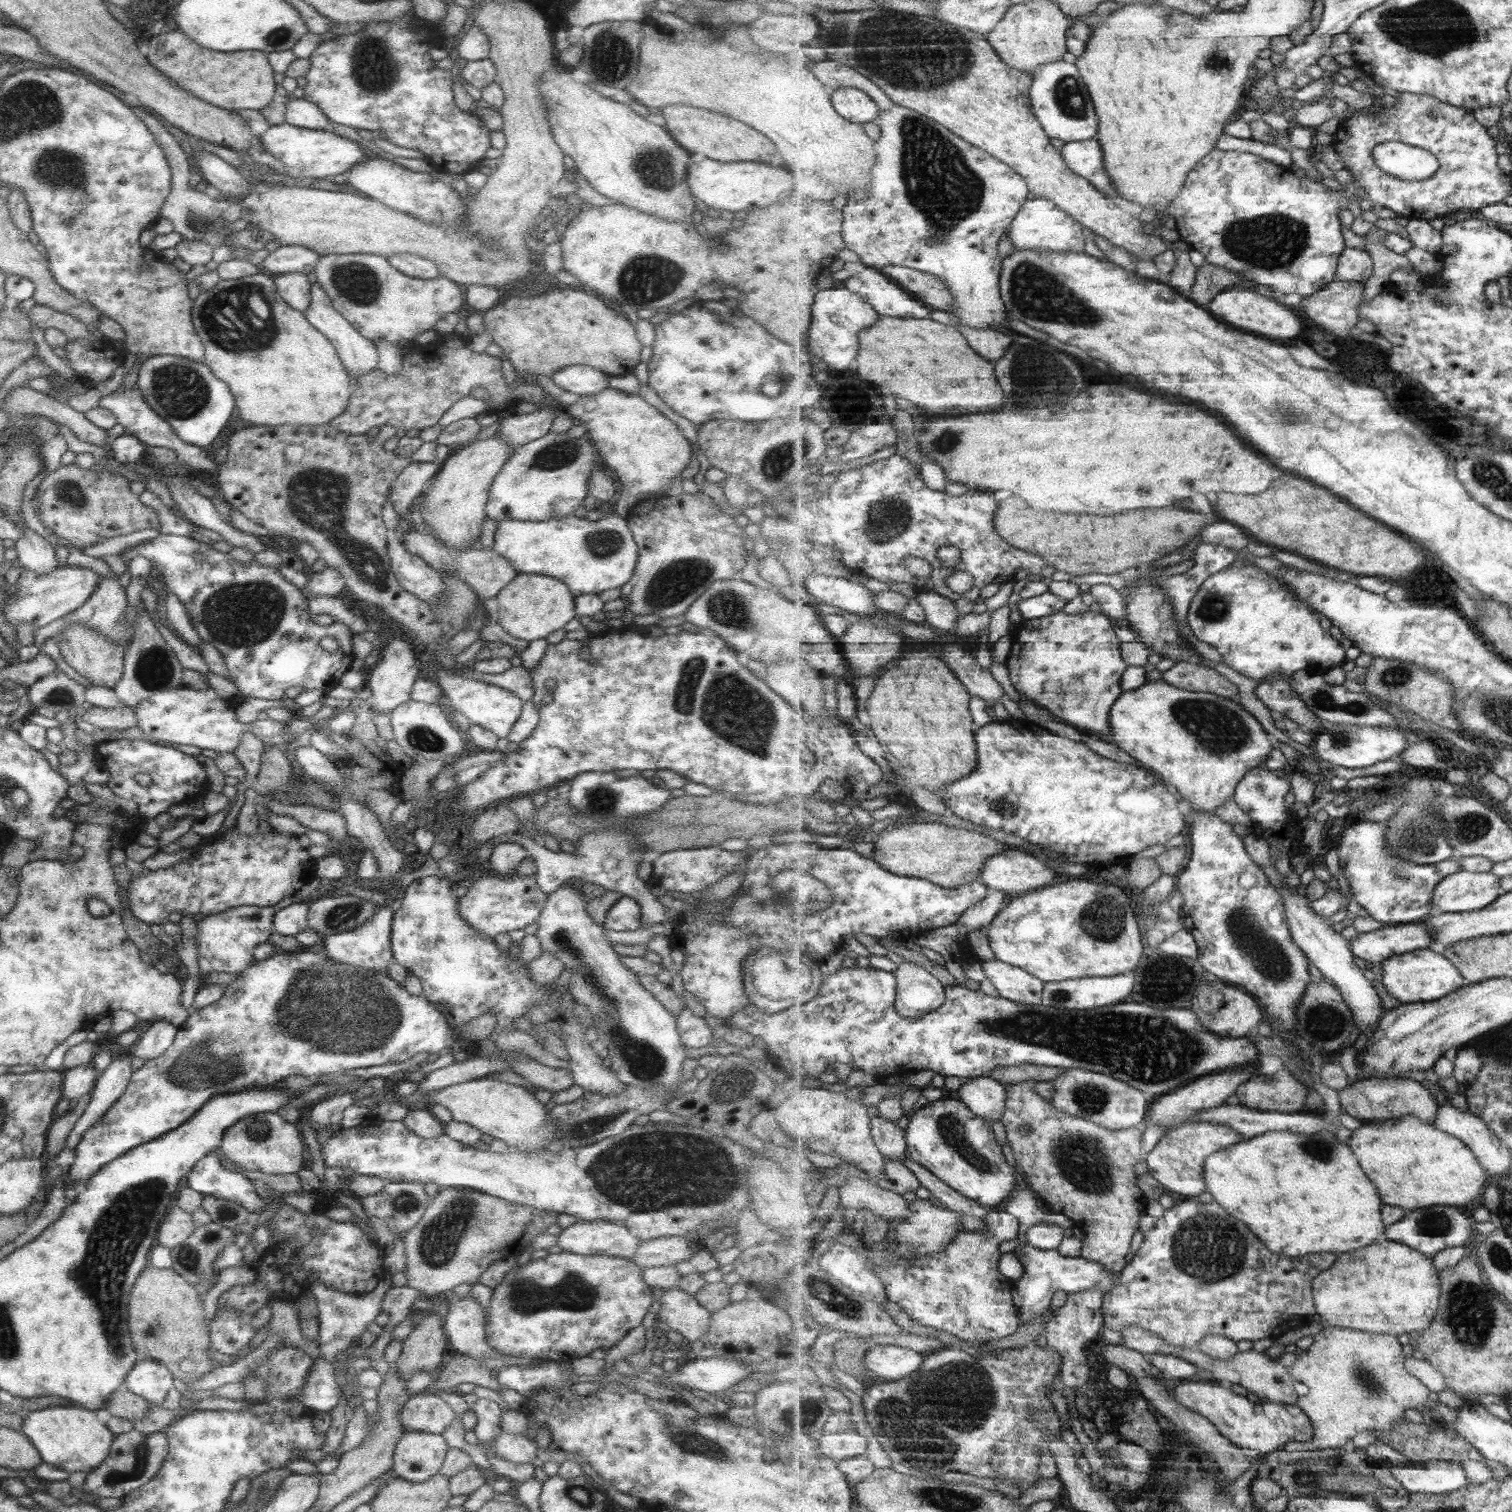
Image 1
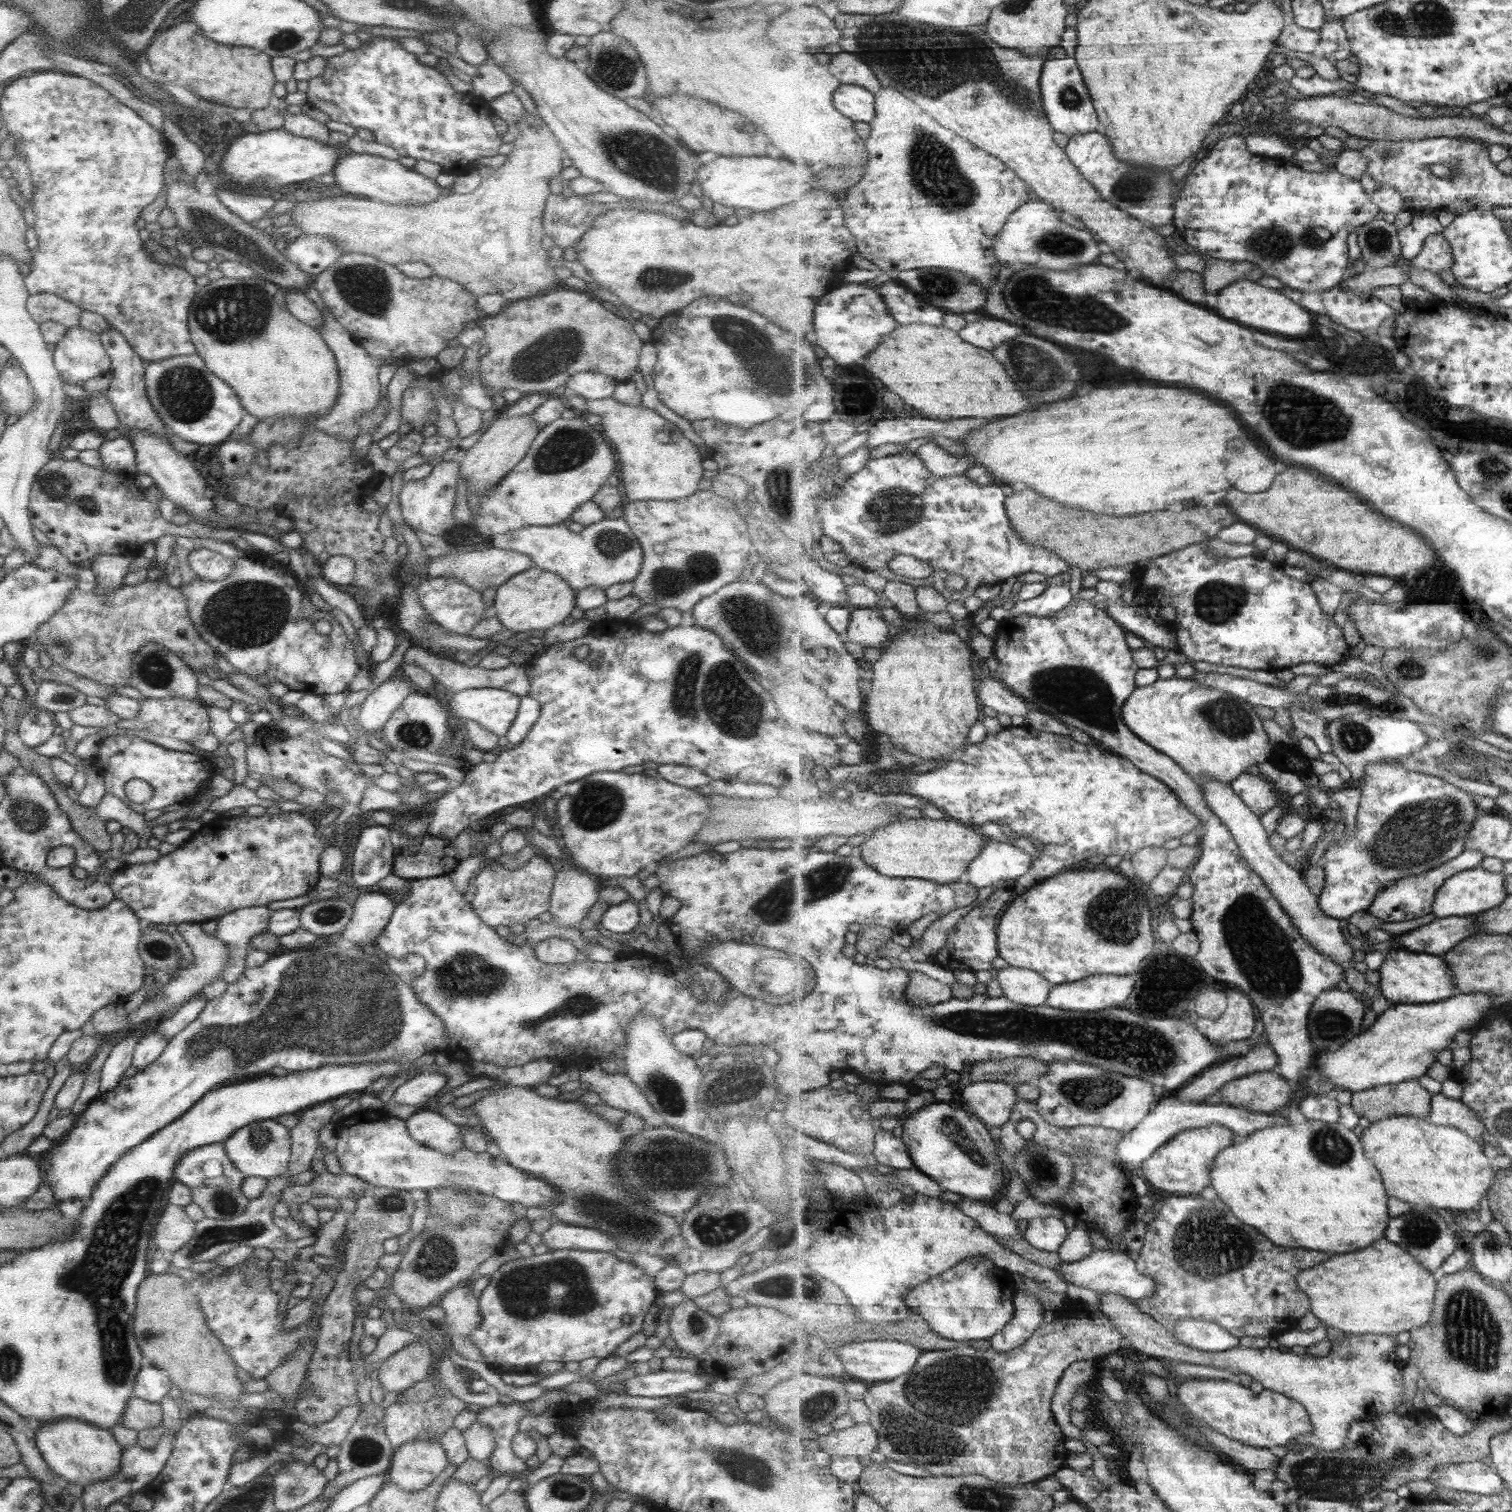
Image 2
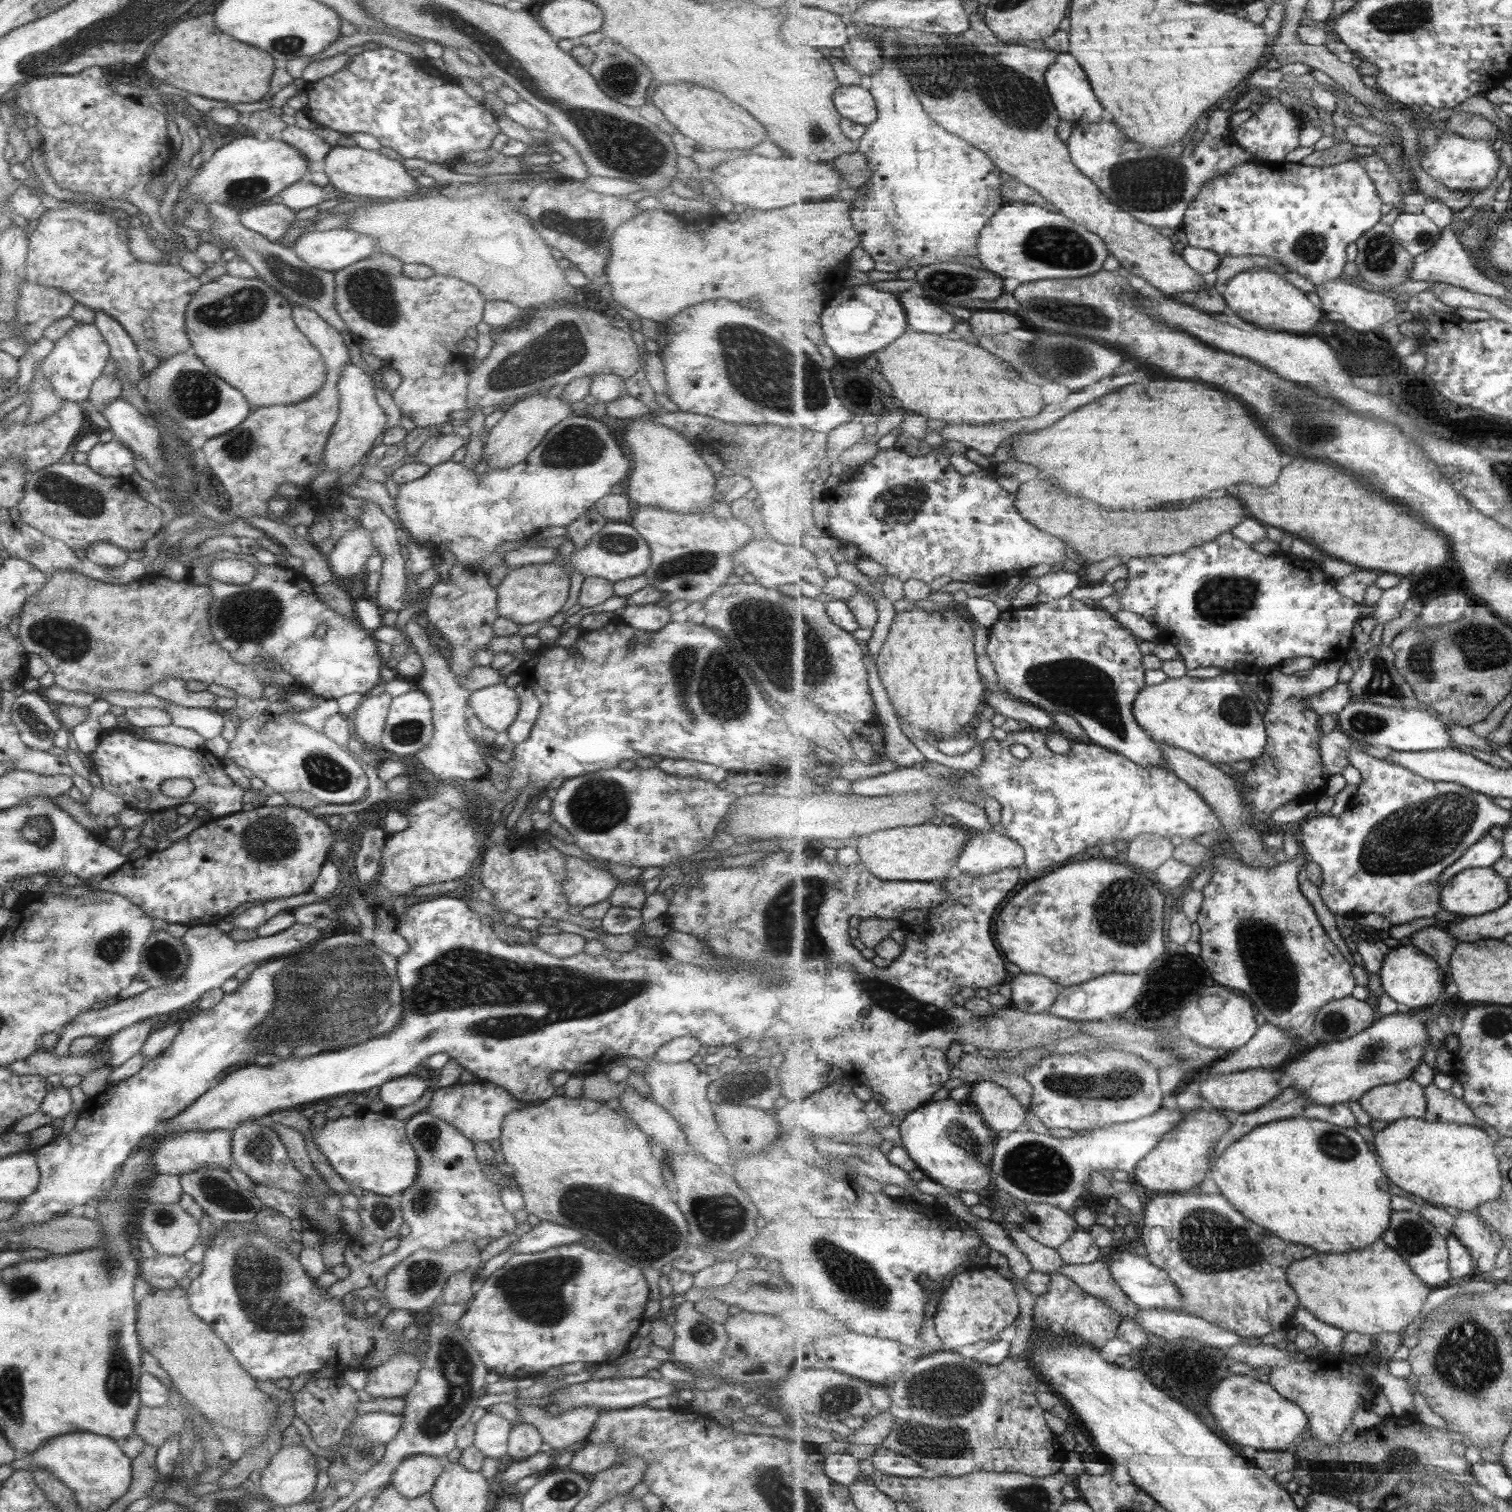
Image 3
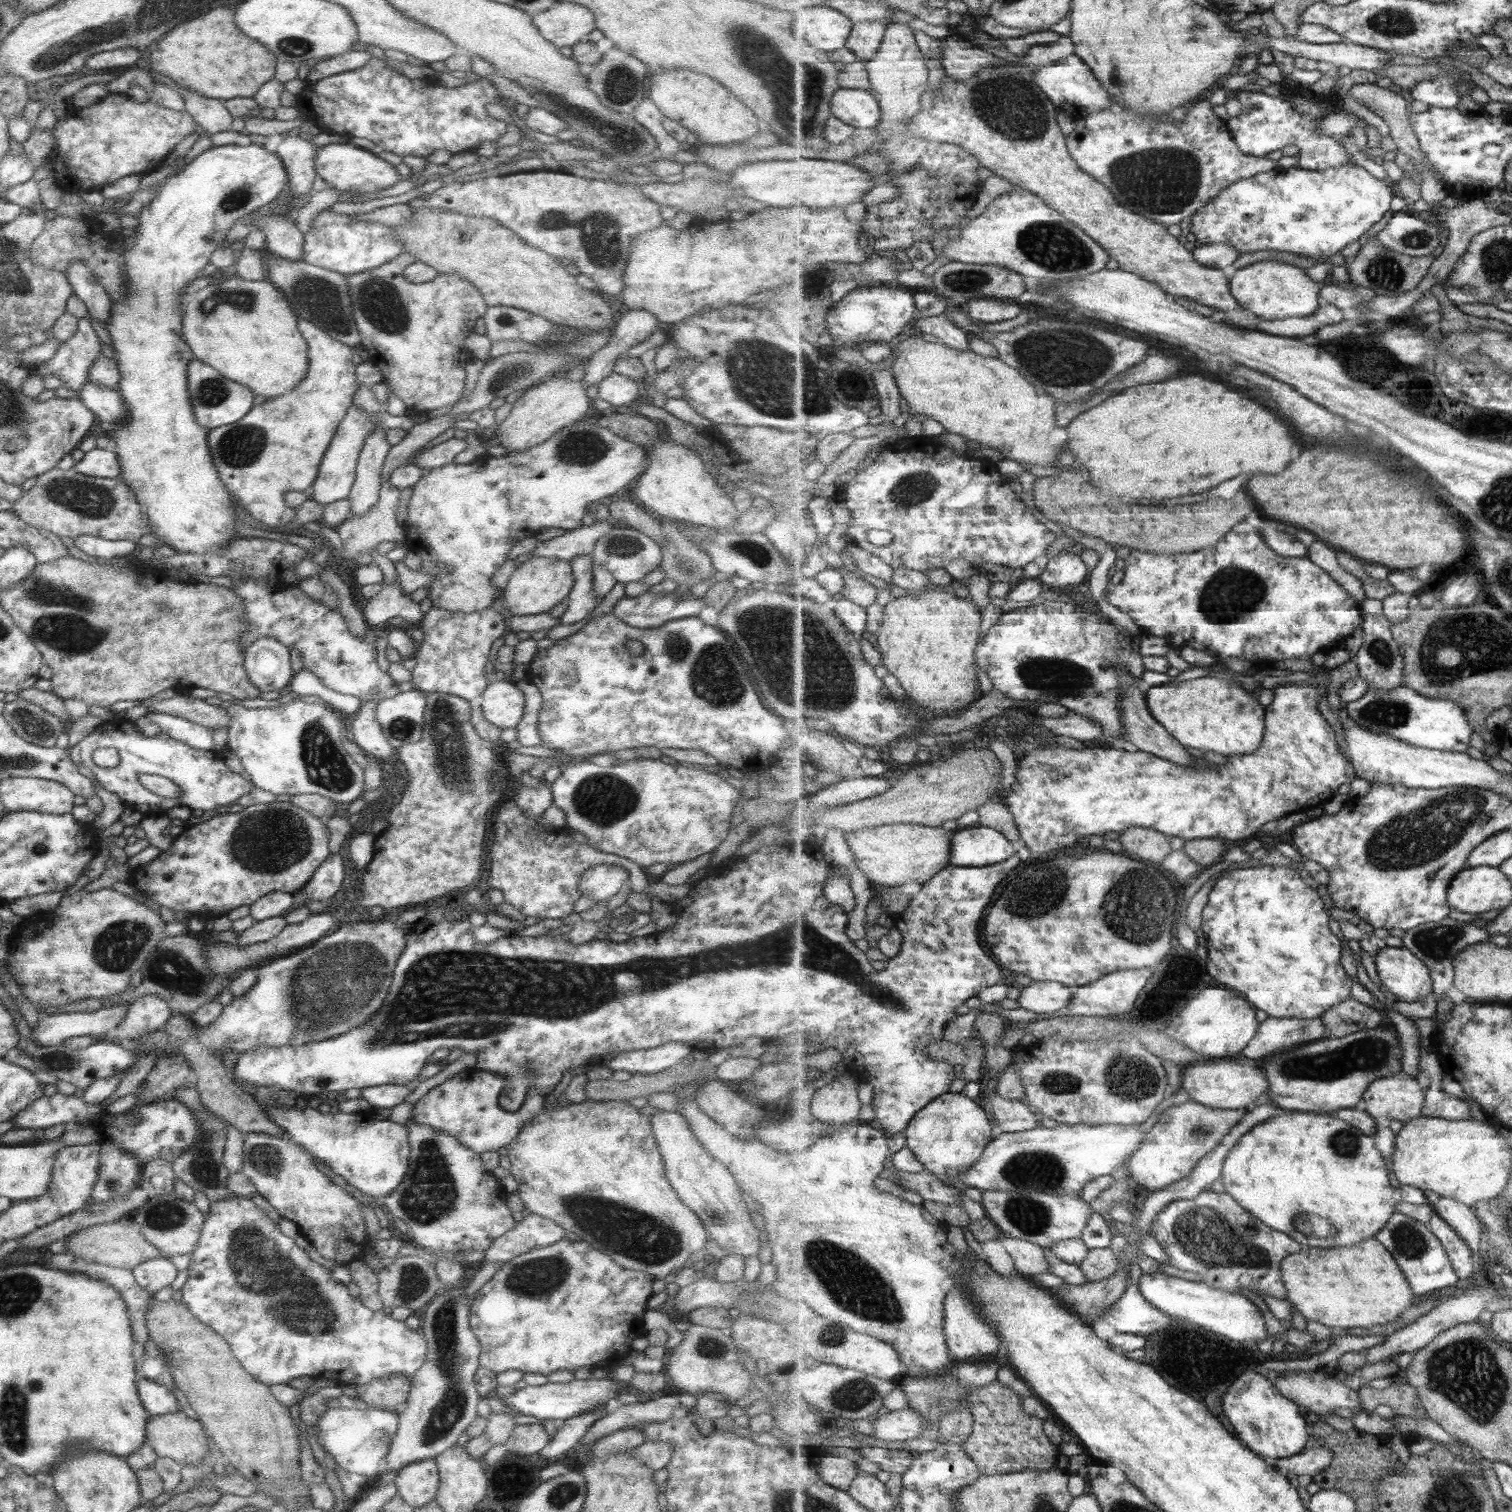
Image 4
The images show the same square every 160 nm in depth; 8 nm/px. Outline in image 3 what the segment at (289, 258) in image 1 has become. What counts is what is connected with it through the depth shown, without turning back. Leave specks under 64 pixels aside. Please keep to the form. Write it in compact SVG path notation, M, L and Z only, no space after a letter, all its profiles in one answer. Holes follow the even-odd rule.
M341 228L305 231L294 242L292 251L303 264L325 272L335 272L375 253L374 240L369 235Z

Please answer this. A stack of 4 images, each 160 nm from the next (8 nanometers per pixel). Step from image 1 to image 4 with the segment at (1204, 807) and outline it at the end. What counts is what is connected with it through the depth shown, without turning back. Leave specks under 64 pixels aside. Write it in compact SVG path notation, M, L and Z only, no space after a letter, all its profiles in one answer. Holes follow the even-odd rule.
M1199 677L1196 679L1186 681L1176 681L1171 679L1167 684L1150 687L1145 690L1147 704L1149 704L1151 714L1181 743L1183 746L1189 748L1197 748L1201 751L1216 752L1222 755L1241 755L1241 754L1252 754L1253 752L1261 748L1261 743L1264 739L1264 731L1266 728L1266 707L1262 706L1257 701L1257 694L1244 690L1241 684L1234 683L1231 680L1217 679L1215 677Z

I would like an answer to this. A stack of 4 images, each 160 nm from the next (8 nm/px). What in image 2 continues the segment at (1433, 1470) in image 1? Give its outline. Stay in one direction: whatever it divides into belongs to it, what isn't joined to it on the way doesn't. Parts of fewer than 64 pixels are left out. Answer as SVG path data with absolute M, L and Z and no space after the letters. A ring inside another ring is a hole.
M1482 1461L1441 1465L1429 1480L1441 1488L1487 1496L1499 1494L1507 1487L1496 1467Z

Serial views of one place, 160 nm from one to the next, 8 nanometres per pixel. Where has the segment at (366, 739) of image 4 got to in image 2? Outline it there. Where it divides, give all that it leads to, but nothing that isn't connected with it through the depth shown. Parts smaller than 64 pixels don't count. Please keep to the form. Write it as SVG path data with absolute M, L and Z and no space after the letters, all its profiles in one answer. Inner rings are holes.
M397 670L375 687L360 704L356 722L358 726L372 734L378 734L383 723L410 693L409 682Z

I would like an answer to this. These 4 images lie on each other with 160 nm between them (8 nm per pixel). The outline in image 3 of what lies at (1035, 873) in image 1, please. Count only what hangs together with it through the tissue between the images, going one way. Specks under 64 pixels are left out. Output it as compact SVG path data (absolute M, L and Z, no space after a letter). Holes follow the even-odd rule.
M973 832L955 871L971 876L987 876L1026 865L1026 850L1009 836L997 832Z

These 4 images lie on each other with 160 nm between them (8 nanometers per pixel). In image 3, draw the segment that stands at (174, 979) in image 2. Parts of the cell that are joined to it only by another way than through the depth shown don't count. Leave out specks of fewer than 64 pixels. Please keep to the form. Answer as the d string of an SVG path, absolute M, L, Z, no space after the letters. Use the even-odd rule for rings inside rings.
M294 922L289 928L281 932L262 937L258 936L249 941L237 942L231 940L226 933L217 932L215 925L192 926L179 938L187 951L187 959L189 960L185 972L177 980L168 985L155 988L149 987L133 997L118 999L111 1006L105 1006L99 1010L91 1009L78 1014L73 1020L69 1020L67 1024L64 1024L63 1028L57 1031L59 1038L52 1051L57 1056L67 1056L67 1046L74 1038L90 1036L97 1040L119 1032L119 1030L123 1030L123 1028L131 1026L136 1022L141 1022L146 1018L168 1019L170 1018L170 1014L173 1014L175 1010L179 1010L179 1008L195 1002L203 992L207 992L211 988L217 988L227 979L231 979L239 968L243 968L247 964L255 964L255 962L261 964L265 961L272 961L281 956L291 954L298 948L314 942L318 931L319 929L314 926Z

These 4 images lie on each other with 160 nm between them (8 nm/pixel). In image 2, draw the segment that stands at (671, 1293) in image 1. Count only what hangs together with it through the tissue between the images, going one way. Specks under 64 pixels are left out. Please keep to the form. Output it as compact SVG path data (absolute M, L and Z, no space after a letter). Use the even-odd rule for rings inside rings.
M692 1299L679 1302L671 1310L668 1324L676 1349L691 1358L705 1352L719 1332L716 1318L698 1310Z

